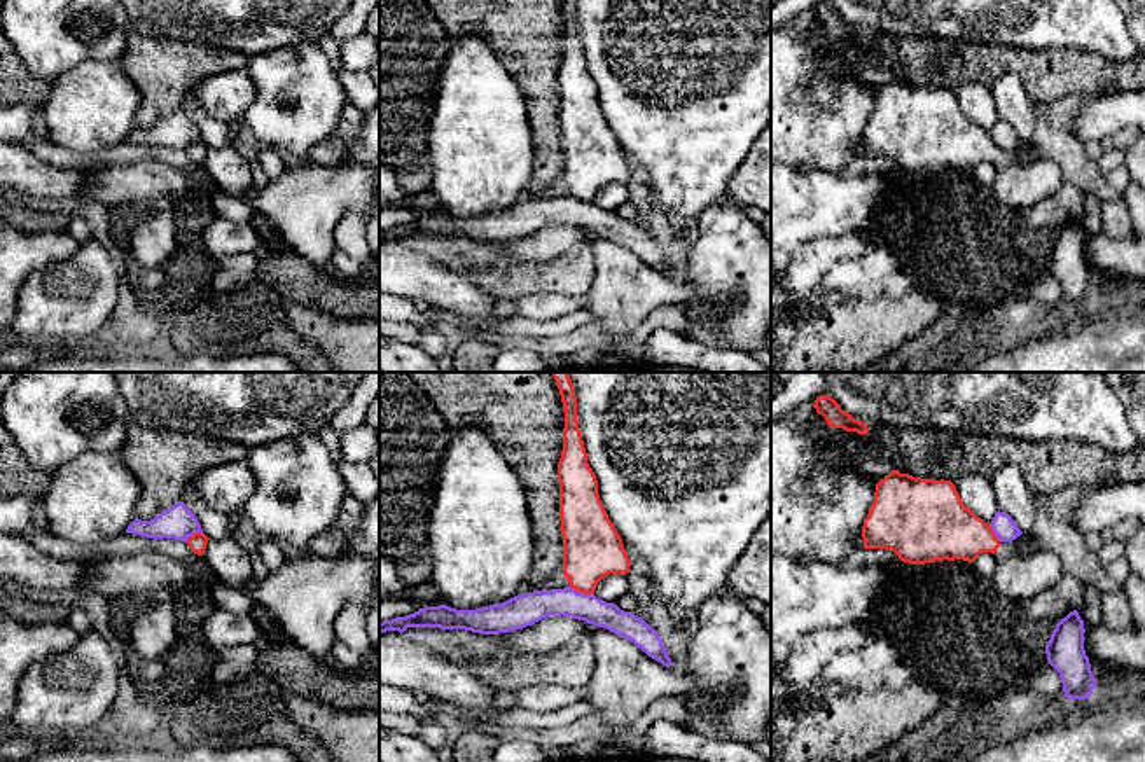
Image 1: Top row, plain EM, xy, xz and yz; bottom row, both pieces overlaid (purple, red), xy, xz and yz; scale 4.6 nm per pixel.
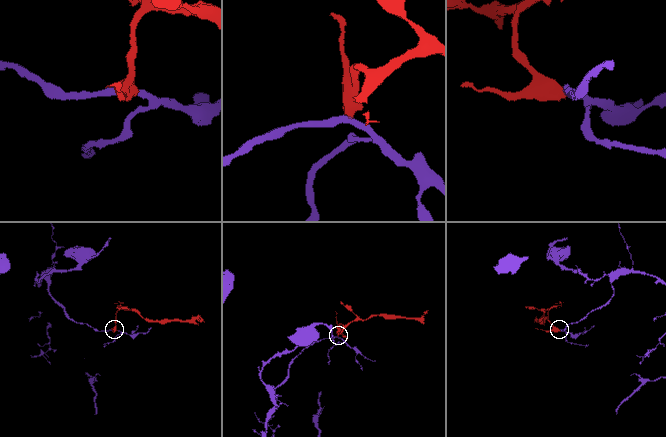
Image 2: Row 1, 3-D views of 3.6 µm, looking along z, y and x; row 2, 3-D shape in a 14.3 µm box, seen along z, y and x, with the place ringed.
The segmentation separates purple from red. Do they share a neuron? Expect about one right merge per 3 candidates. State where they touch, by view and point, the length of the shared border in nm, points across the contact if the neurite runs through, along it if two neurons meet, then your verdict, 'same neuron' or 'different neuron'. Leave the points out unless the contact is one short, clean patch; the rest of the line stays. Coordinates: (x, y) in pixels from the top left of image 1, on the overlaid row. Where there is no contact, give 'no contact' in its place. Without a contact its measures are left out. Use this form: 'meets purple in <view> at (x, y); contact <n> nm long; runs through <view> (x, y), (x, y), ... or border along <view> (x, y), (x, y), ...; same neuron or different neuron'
meets purple in xz at (581, 593); contact 130 nm long; border along xz (569, 586), (593, 595); different neuron

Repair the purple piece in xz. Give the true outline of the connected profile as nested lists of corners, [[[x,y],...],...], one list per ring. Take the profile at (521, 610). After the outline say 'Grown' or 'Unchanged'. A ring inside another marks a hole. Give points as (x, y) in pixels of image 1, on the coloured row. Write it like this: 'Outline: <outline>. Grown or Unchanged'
Outline: [[[570,585],[517,594],[500,605],[475,610],[456,610],[448,605],[425,606],[406,617],[379,622],[379,634],[404,633],[407,627],[465,629],[481,634],[500,634],[531,626],[549,615],[563,615],[605,627],[642,648],[649,657],[670,668],[671,659],[661,636],[643,619],[607,603],[594,594],[584,594]]]. Unchanged

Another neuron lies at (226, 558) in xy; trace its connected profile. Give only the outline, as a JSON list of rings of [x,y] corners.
[[[232,538],[208,540],[203,558],[229,587],[239,587],[255,577],[248,552]]]

